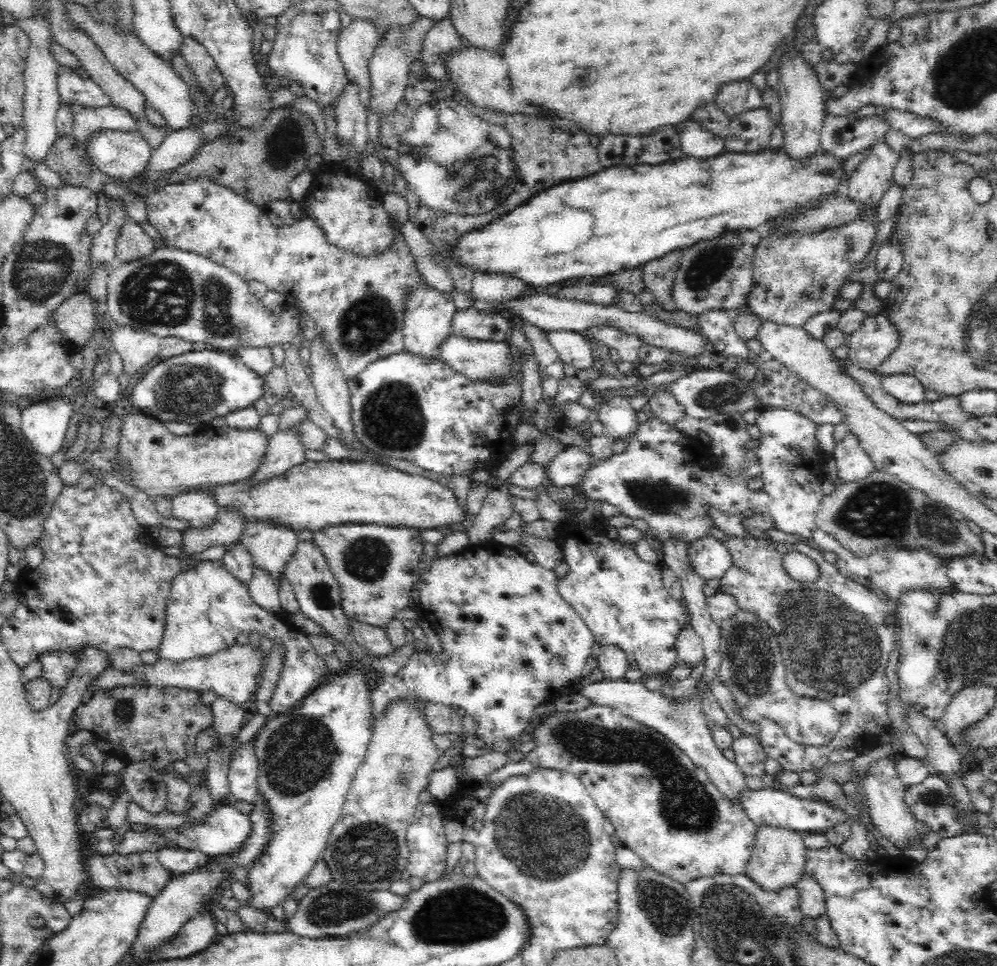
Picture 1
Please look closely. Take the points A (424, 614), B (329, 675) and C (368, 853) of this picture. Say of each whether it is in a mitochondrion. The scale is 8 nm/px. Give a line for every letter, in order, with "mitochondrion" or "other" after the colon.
A: other
B: other
C: mitochondrion

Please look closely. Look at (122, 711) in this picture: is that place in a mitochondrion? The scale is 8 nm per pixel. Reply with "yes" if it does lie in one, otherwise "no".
yes

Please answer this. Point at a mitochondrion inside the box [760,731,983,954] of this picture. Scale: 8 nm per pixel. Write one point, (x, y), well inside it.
(932, 798)

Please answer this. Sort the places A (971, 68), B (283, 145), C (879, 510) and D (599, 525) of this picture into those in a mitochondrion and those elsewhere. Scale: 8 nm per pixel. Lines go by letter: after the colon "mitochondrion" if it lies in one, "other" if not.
A: mitochondrion
B: mitochondrion
C: mitochondrion
D: other

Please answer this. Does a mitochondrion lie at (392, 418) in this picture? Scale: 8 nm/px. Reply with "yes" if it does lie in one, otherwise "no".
yes

